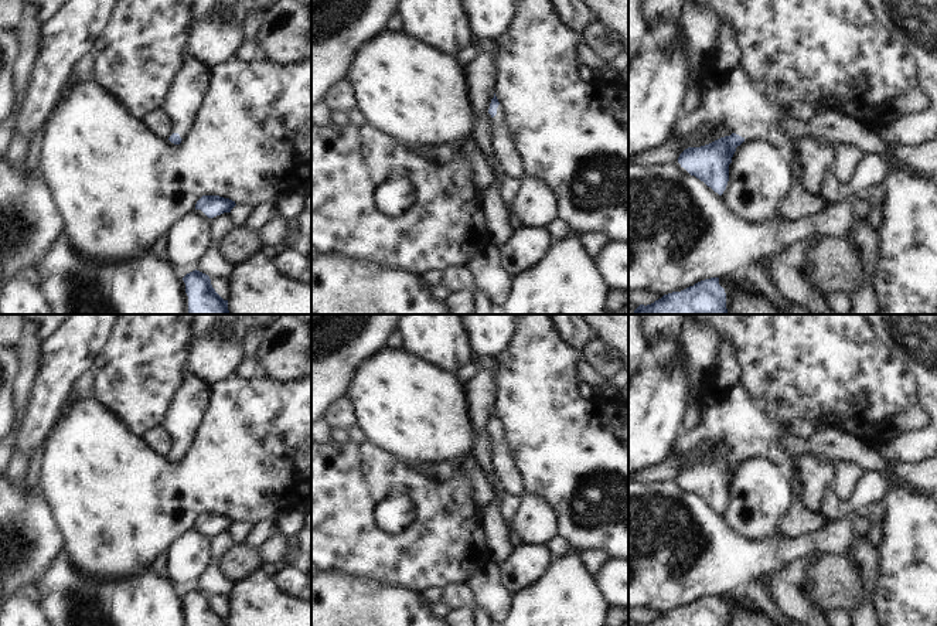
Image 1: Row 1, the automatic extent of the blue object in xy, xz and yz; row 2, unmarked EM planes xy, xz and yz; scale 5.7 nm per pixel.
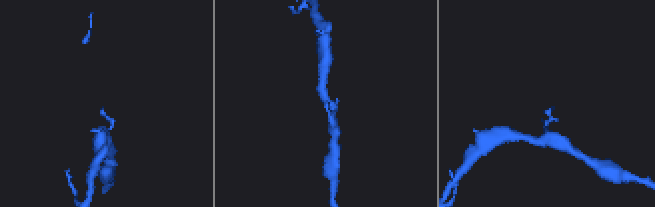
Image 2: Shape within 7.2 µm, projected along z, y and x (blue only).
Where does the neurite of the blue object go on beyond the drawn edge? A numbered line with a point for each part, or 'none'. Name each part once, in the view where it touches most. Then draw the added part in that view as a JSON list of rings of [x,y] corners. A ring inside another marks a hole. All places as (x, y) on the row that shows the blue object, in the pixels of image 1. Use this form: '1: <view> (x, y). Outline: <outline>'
1: xz (513, 163). Outline: [[[498,105],[497,115],[491,118],[494,125],[494,150],[505,177],[527,177],[525,159],[519,153],[507,127],[507,116]]]

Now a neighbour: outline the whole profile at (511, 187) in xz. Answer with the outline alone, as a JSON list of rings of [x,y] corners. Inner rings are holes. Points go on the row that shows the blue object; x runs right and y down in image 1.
[[[505,177],[502,180],[500,193],[508,210],[512,207],[518,194],[521,193],[522,184],[524,184],[524,178],[521,177]]]

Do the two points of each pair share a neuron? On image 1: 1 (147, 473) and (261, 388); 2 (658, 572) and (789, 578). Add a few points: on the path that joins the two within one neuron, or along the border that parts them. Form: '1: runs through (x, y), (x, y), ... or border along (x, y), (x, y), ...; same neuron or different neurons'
1: runs through (177, 473), (183, 473), (238, 418); same neuron
2: border along (791, 558), (780, 568), (763, 577); different neurons

